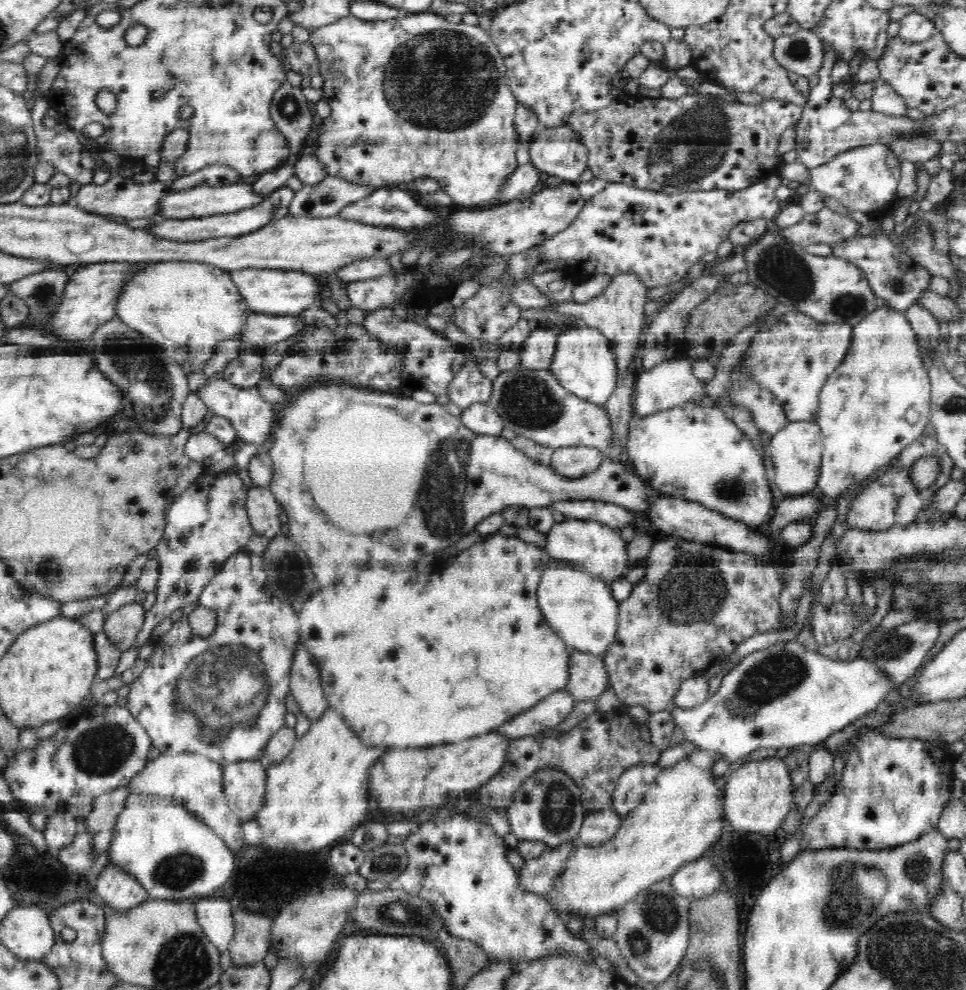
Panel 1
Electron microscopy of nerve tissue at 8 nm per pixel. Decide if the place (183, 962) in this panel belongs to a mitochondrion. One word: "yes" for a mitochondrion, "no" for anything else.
yes

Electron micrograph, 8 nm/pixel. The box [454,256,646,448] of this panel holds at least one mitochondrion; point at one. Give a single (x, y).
(530, 403)

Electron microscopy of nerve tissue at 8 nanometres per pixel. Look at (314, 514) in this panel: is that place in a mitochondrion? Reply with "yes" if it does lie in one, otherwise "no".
no

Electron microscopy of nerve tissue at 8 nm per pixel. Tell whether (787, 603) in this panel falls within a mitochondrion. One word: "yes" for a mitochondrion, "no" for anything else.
no

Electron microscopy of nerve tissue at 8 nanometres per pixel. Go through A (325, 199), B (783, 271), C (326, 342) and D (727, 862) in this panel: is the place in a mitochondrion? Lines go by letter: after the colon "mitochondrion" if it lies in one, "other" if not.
A: other
B: mitochondrion
C: mitochondrion
D: other

